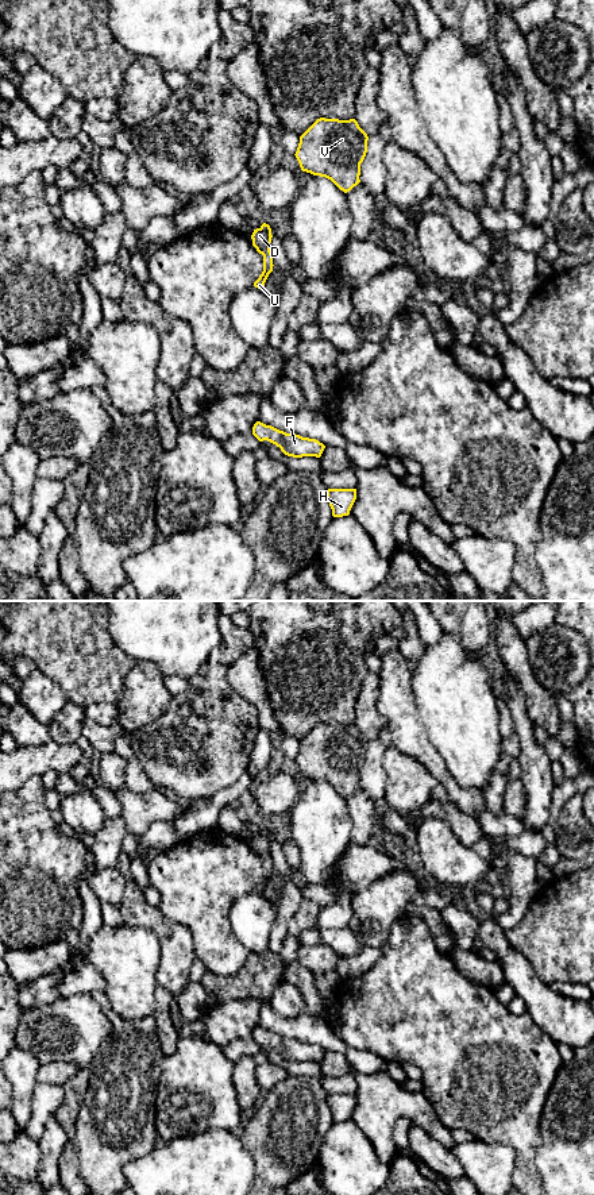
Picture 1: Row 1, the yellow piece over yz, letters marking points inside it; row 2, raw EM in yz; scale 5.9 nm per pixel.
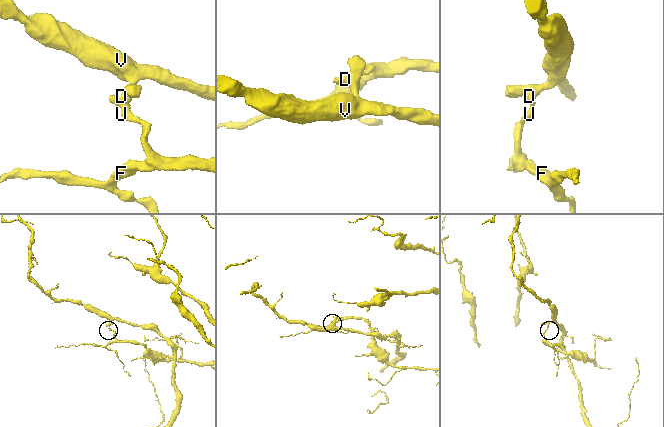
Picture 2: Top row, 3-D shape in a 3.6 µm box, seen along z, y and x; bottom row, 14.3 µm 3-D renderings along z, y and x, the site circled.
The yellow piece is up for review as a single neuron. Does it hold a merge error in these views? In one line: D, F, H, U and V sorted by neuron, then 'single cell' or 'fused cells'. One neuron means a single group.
groups D V / F H U; fused cells

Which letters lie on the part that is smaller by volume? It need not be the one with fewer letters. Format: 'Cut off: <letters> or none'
Cut off: F, H, U

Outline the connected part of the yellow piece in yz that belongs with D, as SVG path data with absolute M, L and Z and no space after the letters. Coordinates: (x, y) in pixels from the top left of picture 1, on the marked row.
M263 223L259 228L254 230L251 235L252 246L259 254L265 255L270 251L271 238L273 235L270 225Z

